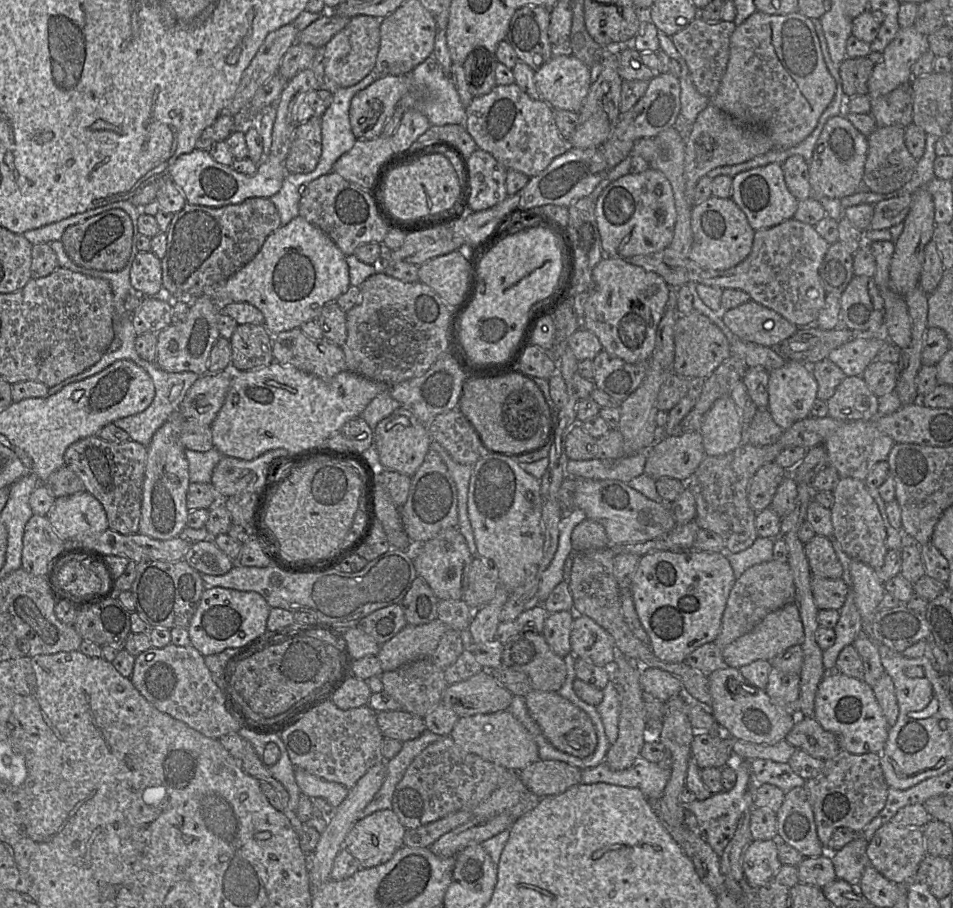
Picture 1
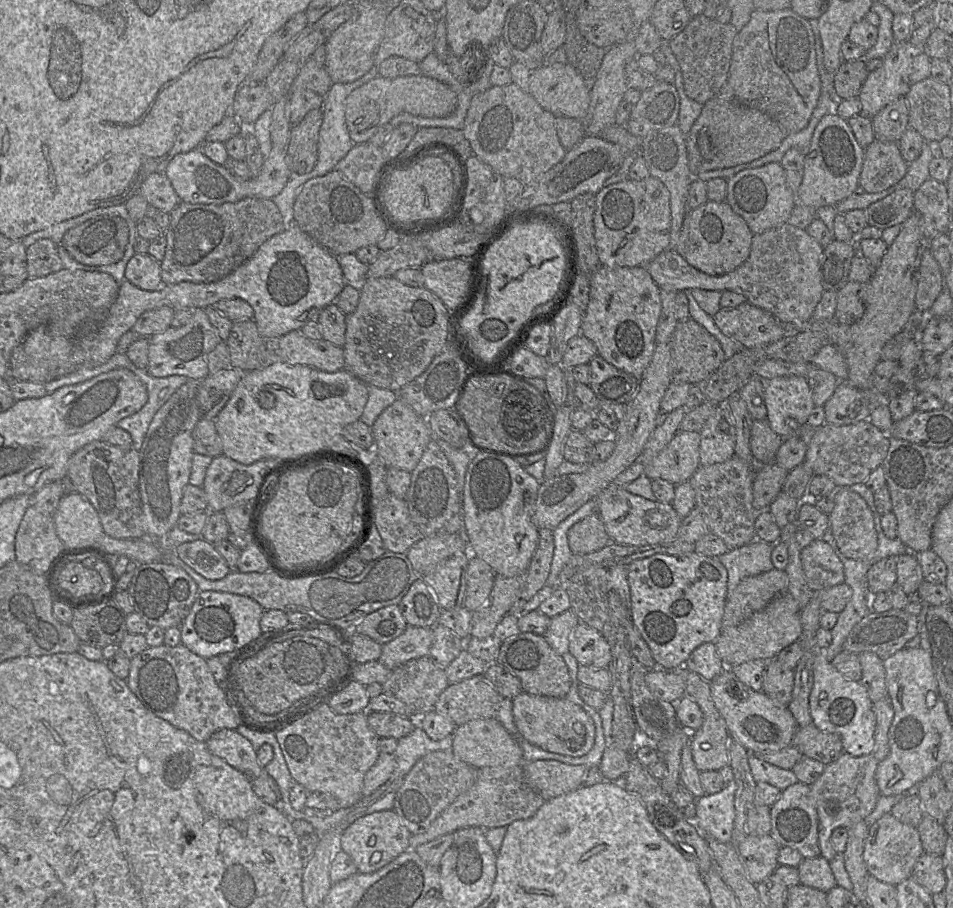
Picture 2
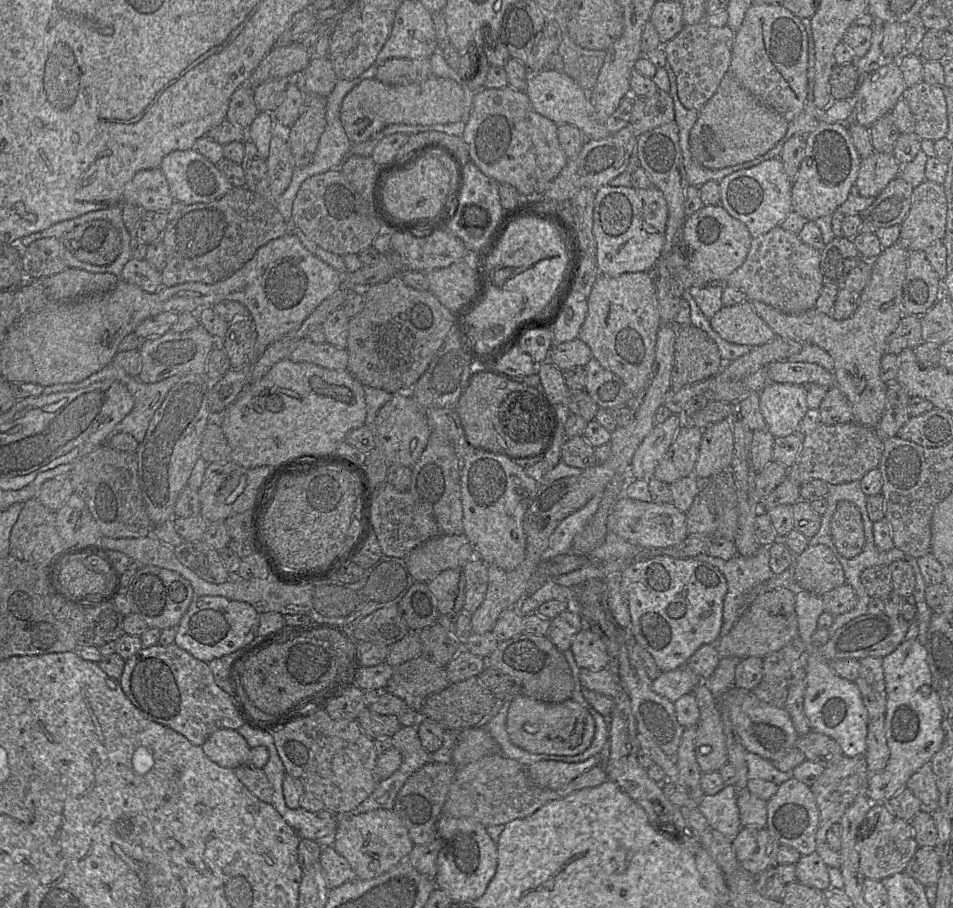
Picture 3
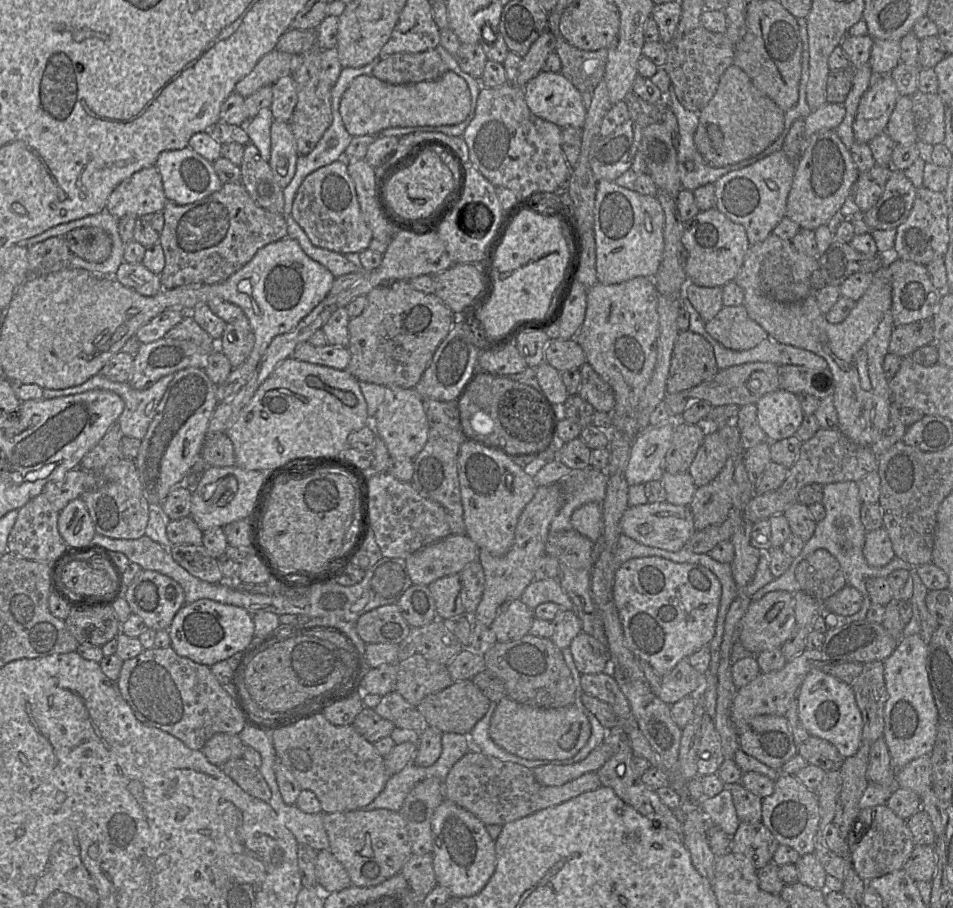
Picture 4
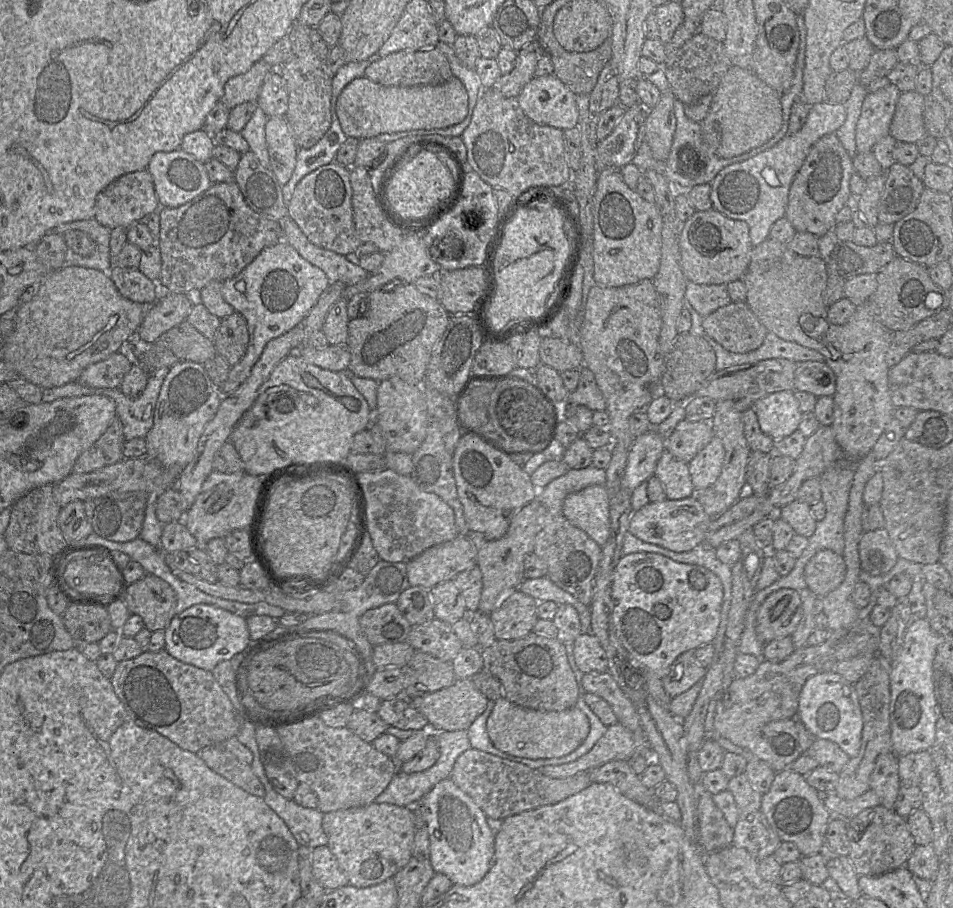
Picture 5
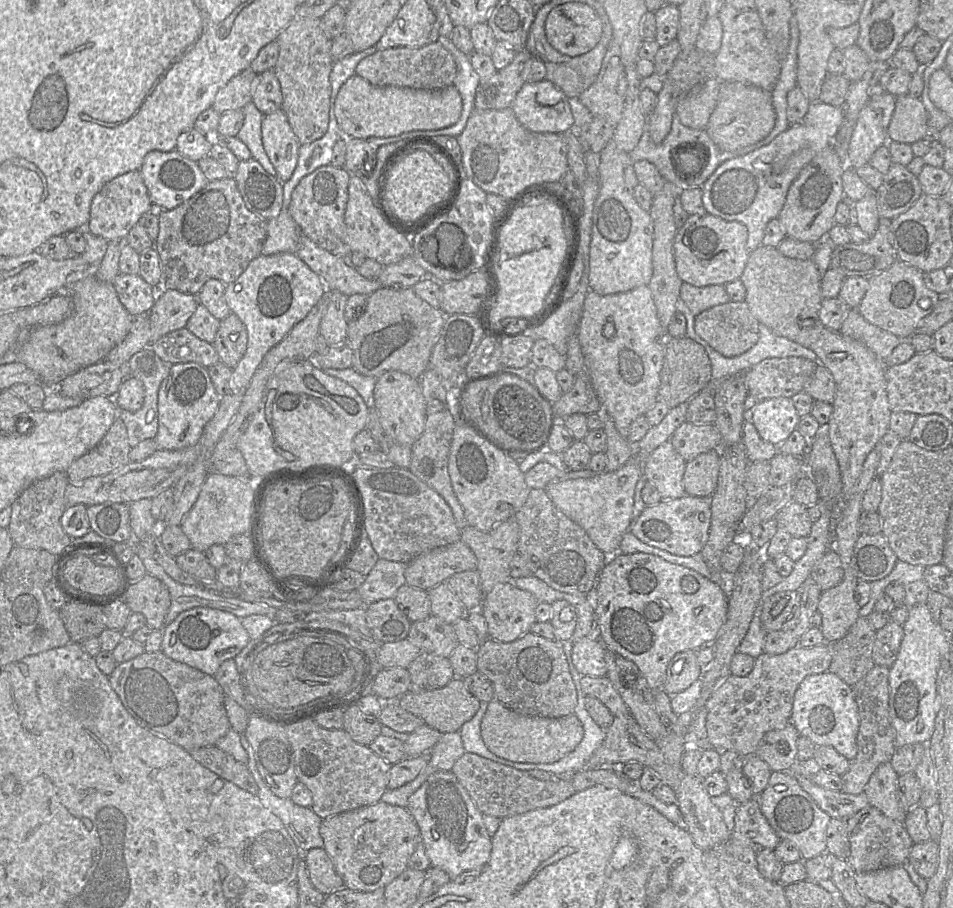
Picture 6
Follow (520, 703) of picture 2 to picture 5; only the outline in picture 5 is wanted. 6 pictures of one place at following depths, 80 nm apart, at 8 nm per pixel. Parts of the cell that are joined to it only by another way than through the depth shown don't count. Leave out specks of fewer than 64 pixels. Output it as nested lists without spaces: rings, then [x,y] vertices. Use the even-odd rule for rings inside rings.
[[[498,698],[486,721],[485,737],[498,752],[527,762],[555,761],[576,753],[589,735],[589,724],[576,708],[562,712],[525,709]]]

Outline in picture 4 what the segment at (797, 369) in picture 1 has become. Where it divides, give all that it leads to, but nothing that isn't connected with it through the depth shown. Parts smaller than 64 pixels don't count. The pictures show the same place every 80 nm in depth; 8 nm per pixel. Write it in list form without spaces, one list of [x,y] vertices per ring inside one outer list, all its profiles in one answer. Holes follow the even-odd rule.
[[[783,389],[765,394],[756,407],[758,423],[769,442],[795,435],[804,416],[799,396]]]

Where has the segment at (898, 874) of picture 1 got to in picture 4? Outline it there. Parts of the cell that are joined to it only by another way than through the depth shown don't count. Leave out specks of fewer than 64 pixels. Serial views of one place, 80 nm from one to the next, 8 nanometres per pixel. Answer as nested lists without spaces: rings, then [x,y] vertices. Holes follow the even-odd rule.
[[[886,804],[860,809],[858,816],[852,822],[850,833],[852,838],[855,836],[855,842],[849,843],[847,840],[849,860],[856,873],[864,881],[902,869],[915,846],[907,820],[898,817]],[[860,820],[870,827],[864,835],[859,837],[857,827],[858,824],[862,825]]]

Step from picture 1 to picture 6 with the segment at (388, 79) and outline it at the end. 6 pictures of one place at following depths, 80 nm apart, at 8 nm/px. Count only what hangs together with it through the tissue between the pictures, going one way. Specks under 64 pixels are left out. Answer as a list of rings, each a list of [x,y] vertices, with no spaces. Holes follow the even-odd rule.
[[[356,74],[341,86],[335,100],[339,128],[354,139],[387,138],[411,131],[441,130],[454,125],[461,111],[462,98],[454,85],[440,89],[375,86]]]

